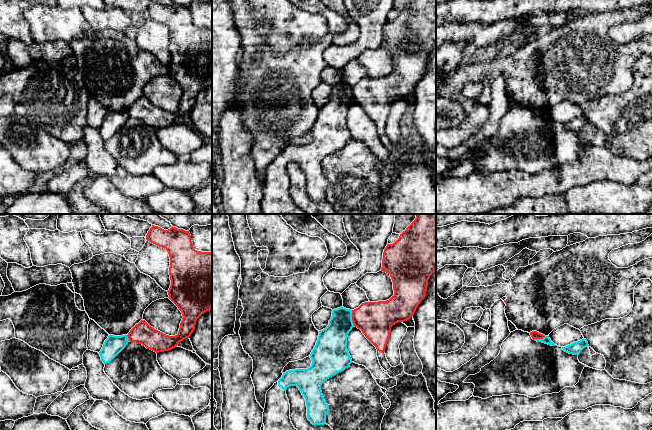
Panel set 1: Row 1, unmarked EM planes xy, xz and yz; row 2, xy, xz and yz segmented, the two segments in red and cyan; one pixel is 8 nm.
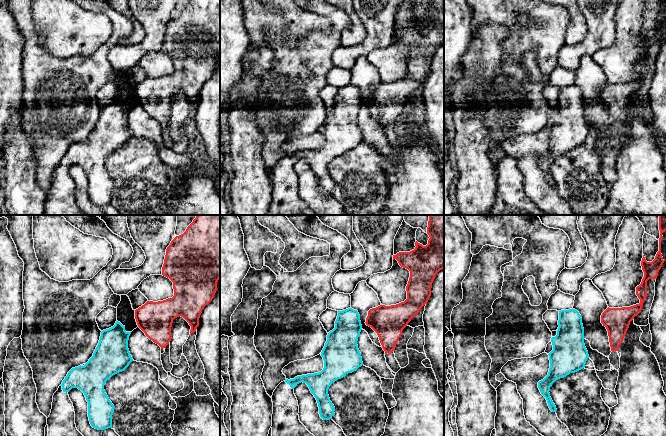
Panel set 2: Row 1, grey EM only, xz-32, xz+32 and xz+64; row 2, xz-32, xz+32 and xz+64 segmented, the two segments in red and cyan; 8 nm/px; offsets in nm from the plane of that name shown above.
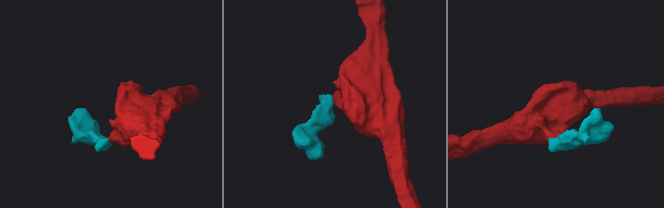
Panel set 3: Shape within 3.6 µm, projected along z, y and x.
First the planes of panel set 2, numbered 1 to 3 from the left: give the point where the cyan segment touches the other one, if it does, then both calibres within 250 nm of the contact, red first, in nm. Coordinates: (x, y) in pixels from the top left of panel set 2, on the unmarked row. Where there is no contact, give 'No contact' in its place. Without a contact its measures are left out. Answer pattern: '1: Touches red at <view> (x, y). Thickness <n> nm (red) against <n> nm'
1: No contact
2: No contact
3: No contact

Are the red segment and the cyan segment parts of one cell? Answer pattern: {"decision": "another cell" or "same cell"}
{"decision": "another cell"}

